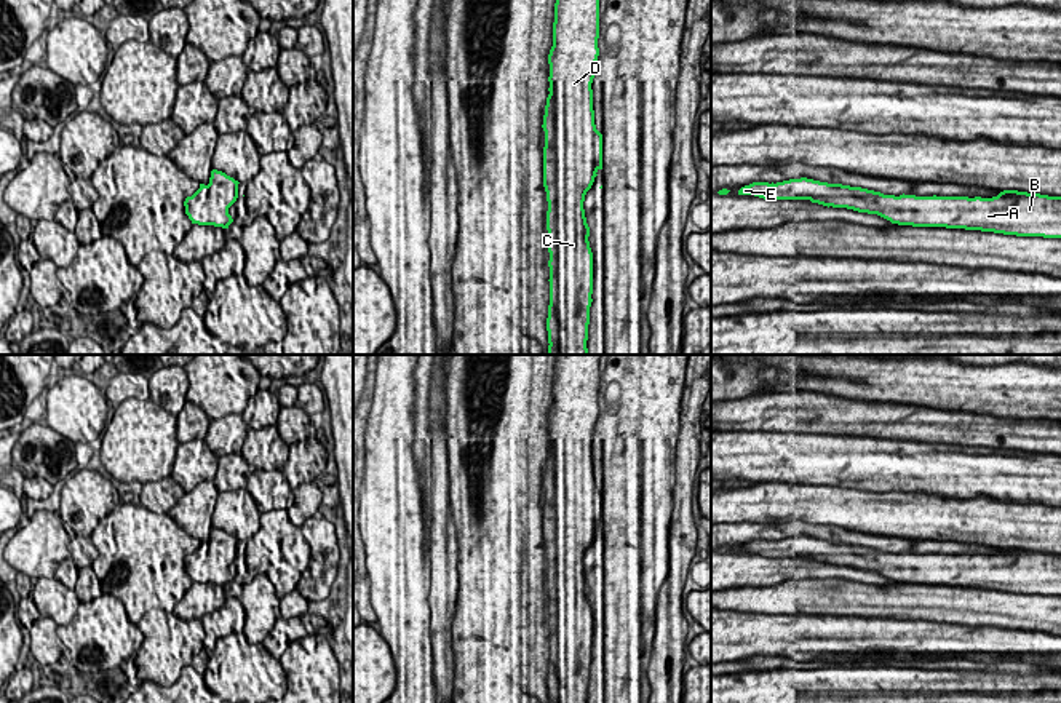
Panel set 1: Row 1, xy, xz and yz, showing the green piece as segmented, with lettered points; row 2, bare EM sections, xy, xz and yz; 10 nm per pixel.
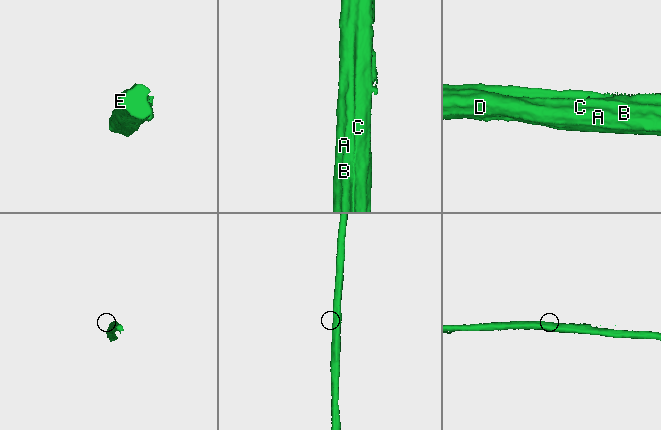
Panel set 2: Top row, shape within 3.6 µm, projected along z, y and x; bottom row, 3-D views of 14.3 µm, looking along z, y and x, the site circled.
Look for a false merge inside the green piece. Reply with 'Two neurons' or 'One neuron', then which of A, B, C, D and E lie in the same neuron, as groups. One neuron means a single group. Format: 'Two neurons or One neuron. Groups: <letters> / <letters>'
One neuron. Groups: A B C D E

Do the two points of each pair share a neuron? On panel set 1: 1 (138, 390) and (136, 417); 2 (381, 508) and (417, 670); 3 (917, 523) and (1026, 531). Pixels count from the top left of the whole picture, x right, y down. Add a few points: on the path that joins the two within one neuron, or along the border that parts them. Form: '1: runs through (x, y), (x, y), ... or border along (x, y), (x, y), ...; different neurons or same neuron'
1: border along (149, 398), (127, 398), (122, 403); different neurons
2: runs through (397, 548), (400, 603), (406, 630); same neuron
3: runs through (945, 523), (999, 524); same neuron

